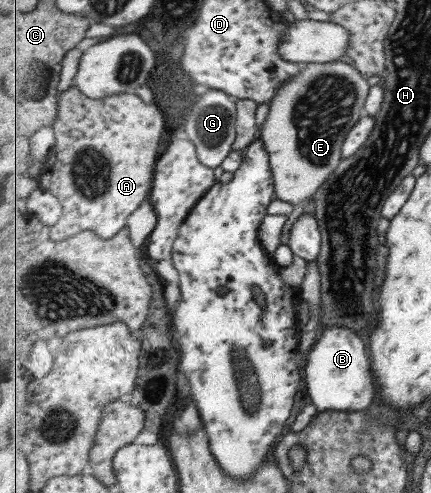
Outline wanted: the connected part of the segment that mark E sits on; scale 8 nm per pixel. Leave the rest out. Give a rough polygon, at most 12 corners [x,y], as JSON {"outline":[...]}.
{"outline":[[305,63],[259,134],[277,198],[299,206],[369,116],[355,66]]}

